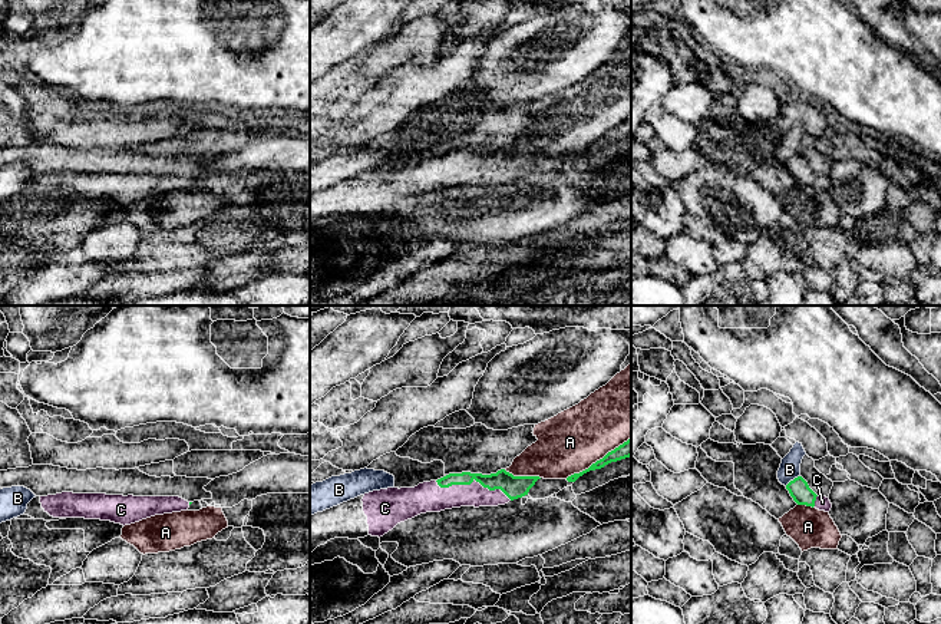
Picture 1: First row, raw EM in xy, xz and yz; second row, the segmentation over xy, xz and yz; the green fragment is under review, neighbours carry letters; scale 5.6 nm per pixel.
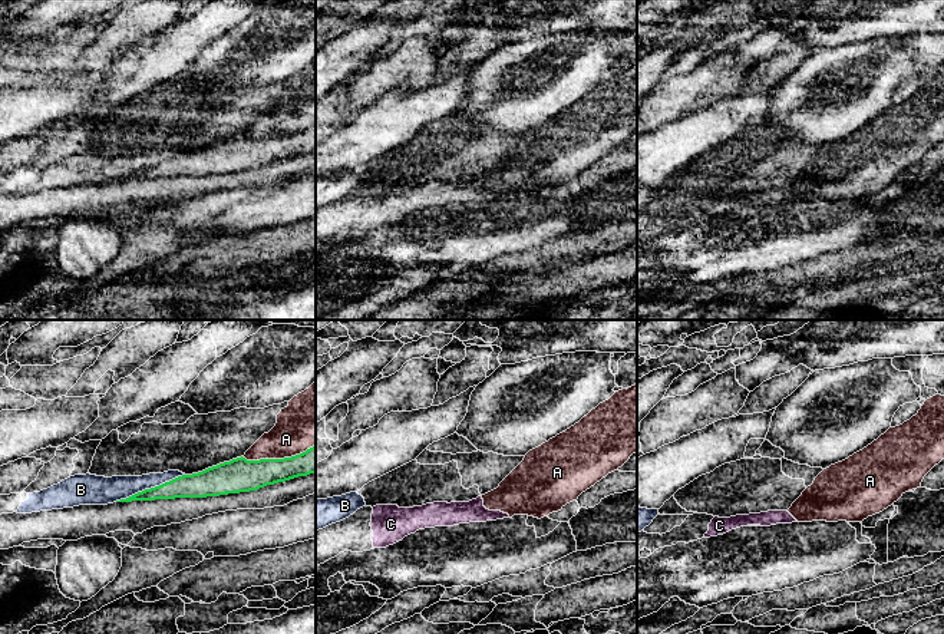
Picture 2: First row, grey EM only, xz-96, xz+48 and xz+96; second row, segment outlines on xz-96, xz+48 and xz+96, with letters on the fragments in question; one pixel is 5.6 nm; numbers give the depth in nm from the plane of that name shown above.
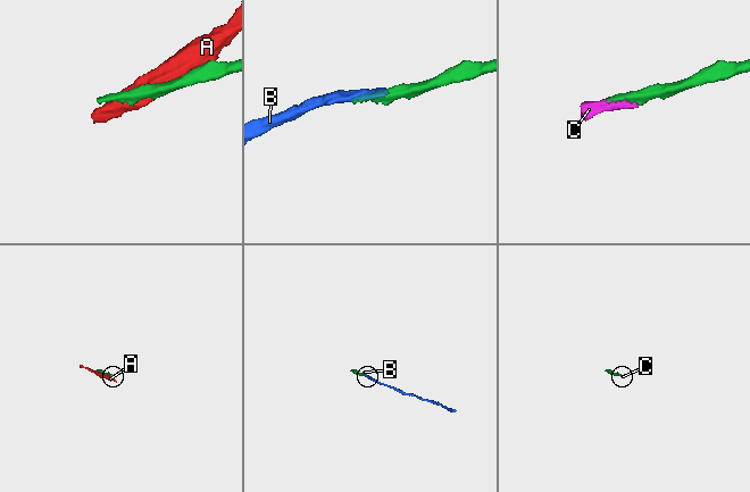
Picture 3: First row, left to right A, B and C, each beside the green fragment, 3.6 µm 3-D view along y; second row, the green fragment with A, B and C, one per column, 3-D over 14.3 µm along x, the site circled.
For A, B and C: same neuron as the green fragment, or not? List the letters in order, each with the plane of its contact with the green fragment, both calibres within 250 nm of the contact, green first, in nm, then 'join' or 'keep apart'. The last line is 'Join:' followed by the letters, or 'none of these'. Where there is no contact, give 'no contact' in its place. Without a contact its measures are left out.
A: xz | 90/340 nm | keep apart
B: yz | 120/120 nm | keep apart
C: xz | 130/160 nm | join
Join: C

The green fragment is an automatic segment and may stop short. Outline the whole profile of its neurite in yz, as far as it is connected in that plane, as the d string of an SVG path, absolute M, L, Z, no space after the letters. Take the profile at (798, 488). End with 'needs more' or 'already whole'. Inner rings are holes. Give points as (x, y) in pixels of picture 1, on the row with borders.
M802 476L790 481L786 489L798 505L812 506L825 512L829 512L832 508L829 498L818 496Z; needs more

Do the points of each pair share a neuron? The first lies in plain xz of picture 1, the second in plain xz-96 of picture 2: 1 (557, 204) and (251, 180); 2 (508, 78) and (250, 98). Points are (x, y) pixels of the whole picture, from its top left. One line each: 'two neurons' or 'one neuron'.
1: two neurons
2: two neurons

